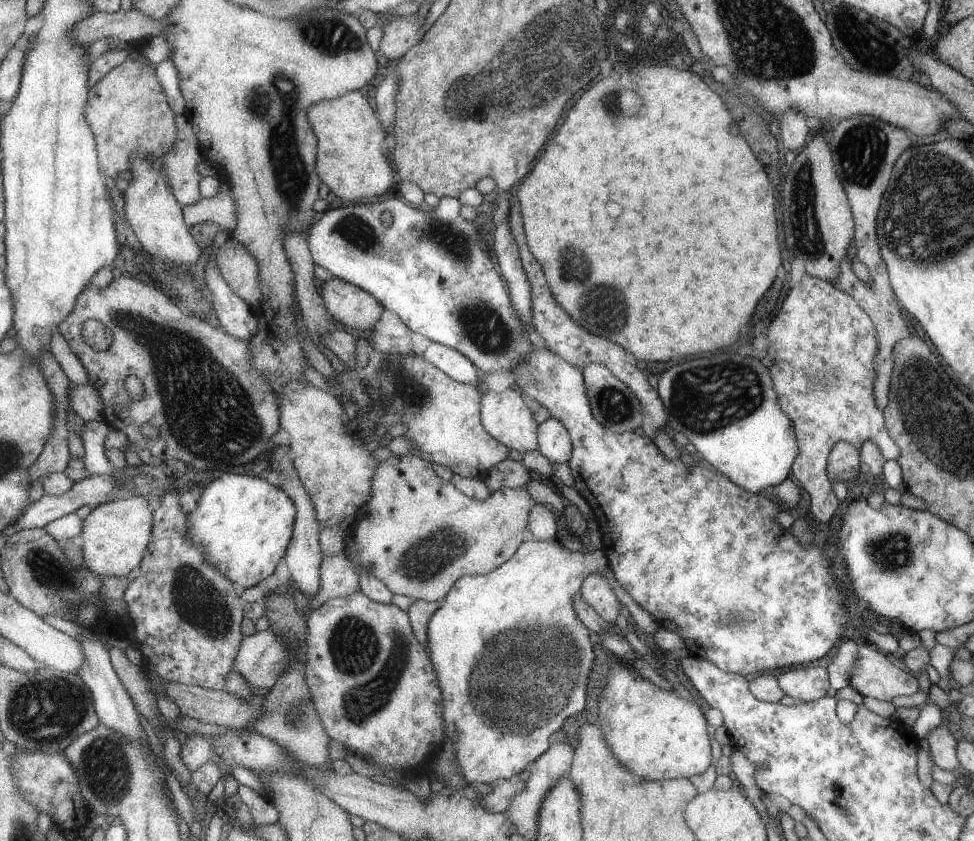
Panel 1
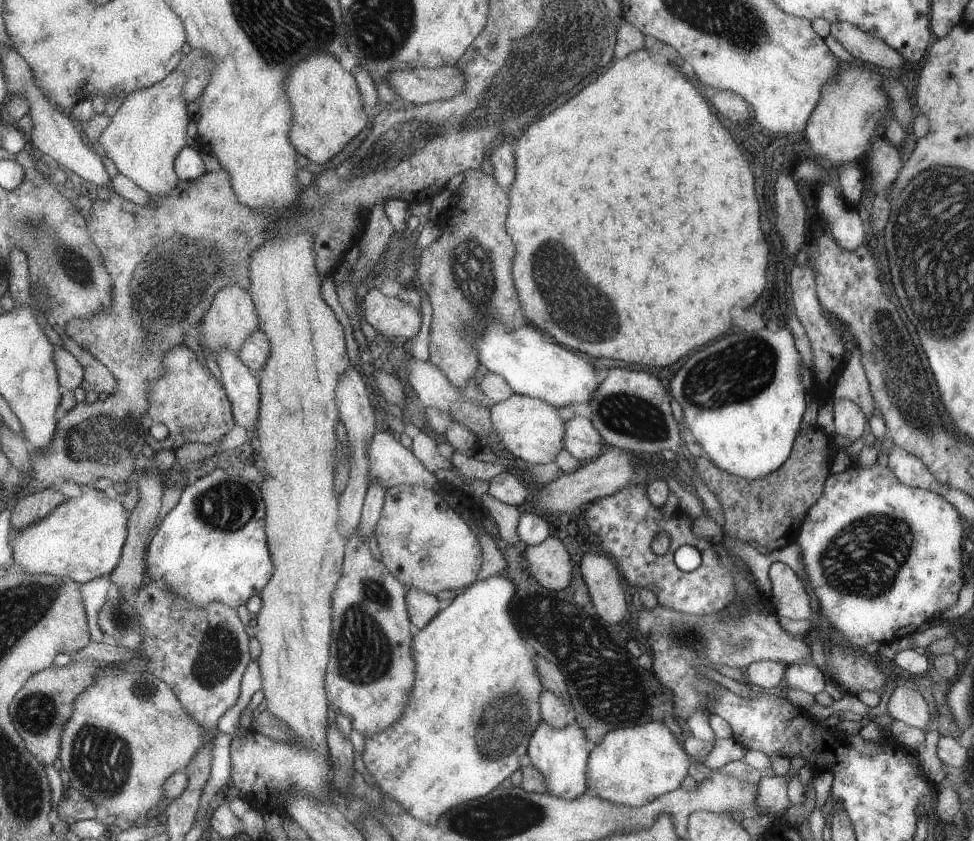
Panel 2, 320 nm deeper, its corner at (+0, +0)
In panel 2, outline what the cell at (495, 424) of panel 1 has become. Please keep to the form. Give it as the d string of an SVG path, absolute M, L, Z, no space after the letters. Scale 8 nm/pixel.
M513 393L504 401L494 403L490 410L490 421L492 422L492 431L496 432L505 451L509 451L513 458L521 458L530 465L540 465L553 461L555 454L561 450L561 436L564 436L563 424L559 422L559 414L554 406L549 406L547 401L539 397L530 397L527 395L518 395Z

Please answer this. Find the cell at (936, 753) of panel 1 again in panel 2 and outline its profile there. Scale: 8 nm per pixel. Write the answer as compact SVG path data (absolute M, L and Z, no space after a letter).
M897 686L888 699L888 713L891 718L903 724L926 729L932 722L929 710L921 694L909 687Z

